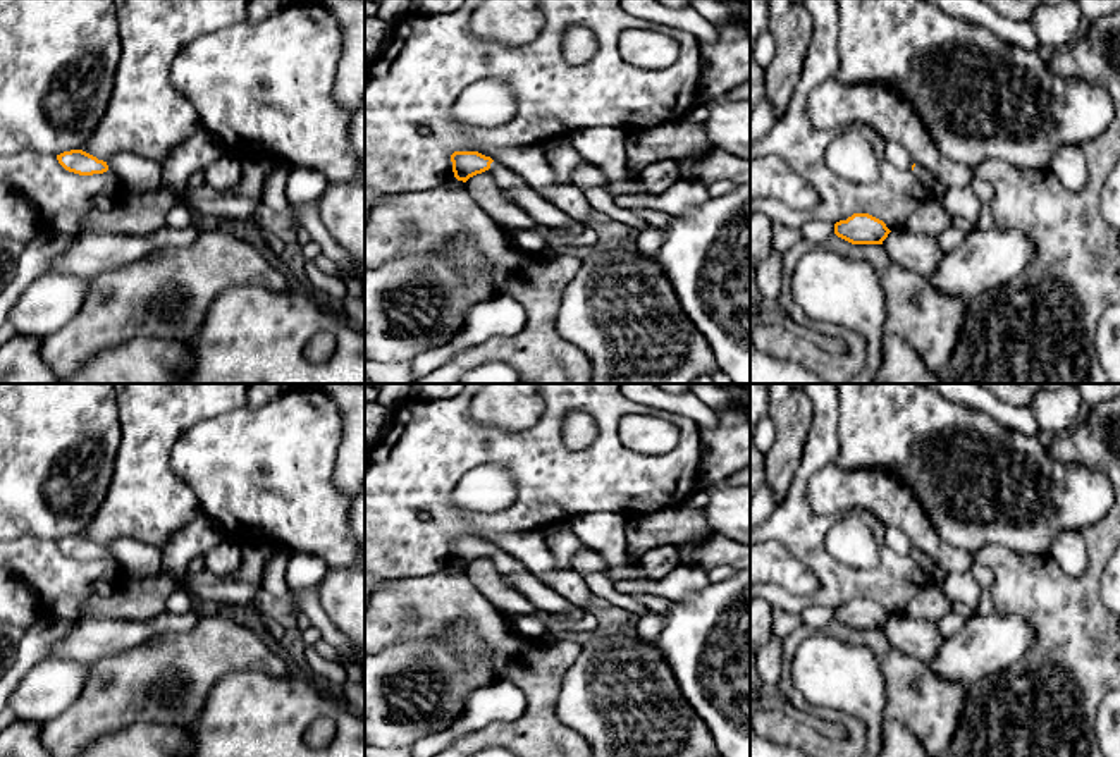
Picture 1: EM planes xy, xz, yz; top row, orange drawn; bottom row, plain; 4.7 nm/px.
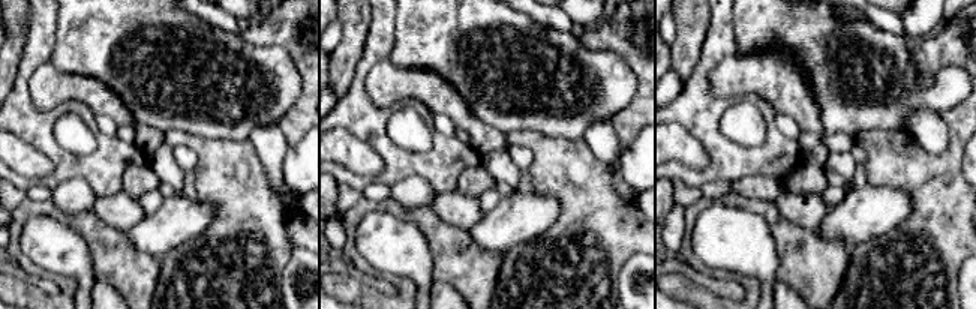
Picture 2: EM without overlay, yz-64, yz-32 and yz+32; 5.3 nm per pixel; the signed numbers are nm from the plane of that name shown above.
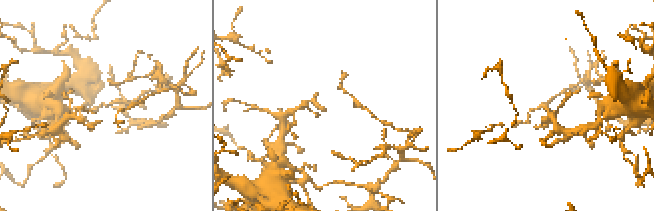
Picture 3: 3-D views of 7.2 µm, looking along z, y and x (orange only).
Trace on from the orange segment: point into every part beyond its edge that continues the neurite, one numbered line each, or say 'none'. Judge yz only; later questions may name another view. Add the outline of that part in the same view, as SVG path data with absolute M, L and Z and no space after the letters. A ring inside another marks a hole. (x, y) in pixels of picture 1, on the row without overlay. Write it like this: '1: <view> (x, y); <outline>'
1: yz (936, 575); M915 551L914 559L920 566L920 569L926 573L931 585L938 585L938 587L943 585L946 571L931 556L920 551Z

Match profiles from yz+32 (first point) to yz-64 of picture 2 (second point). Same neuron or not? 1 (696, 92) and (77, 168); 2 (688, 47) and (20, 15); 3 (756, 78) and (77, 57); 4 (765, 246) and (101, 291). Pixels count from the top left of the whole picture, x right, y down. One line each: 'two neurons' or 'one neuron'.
1: one neuron
2: one neuron
3: two neurons
4: two neurons

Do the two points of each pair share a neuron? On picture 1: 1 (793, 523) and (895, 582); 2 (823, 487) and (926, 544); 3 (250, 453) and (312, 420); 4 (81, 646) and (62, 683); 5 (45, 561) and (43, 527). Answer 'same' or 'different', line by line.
1: same
2: same
3: same
4: different
5: different

